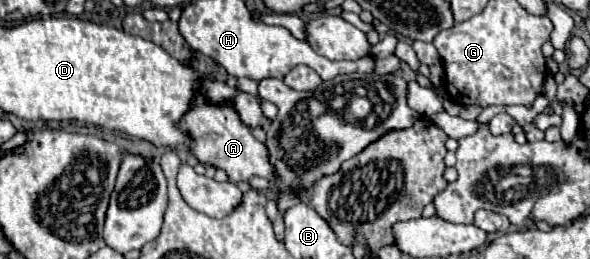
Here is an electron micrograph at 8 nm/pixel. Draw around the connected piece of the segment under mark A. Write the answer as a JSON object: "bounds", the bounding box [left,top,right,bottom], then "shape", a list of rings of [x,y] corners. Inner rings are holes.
{"bounds":[178,96,276,182],"shape":[[[196,96],[194,106],[186,112],[178,126],[192,136],[192,154],[202,164],[222,168],[232,182],[248,182],[252,176],[262,176],[270,182],[276,182],[276,170],[268,160],[268,148],[252,136],[232,106],[210,106],[202,96]]]}

